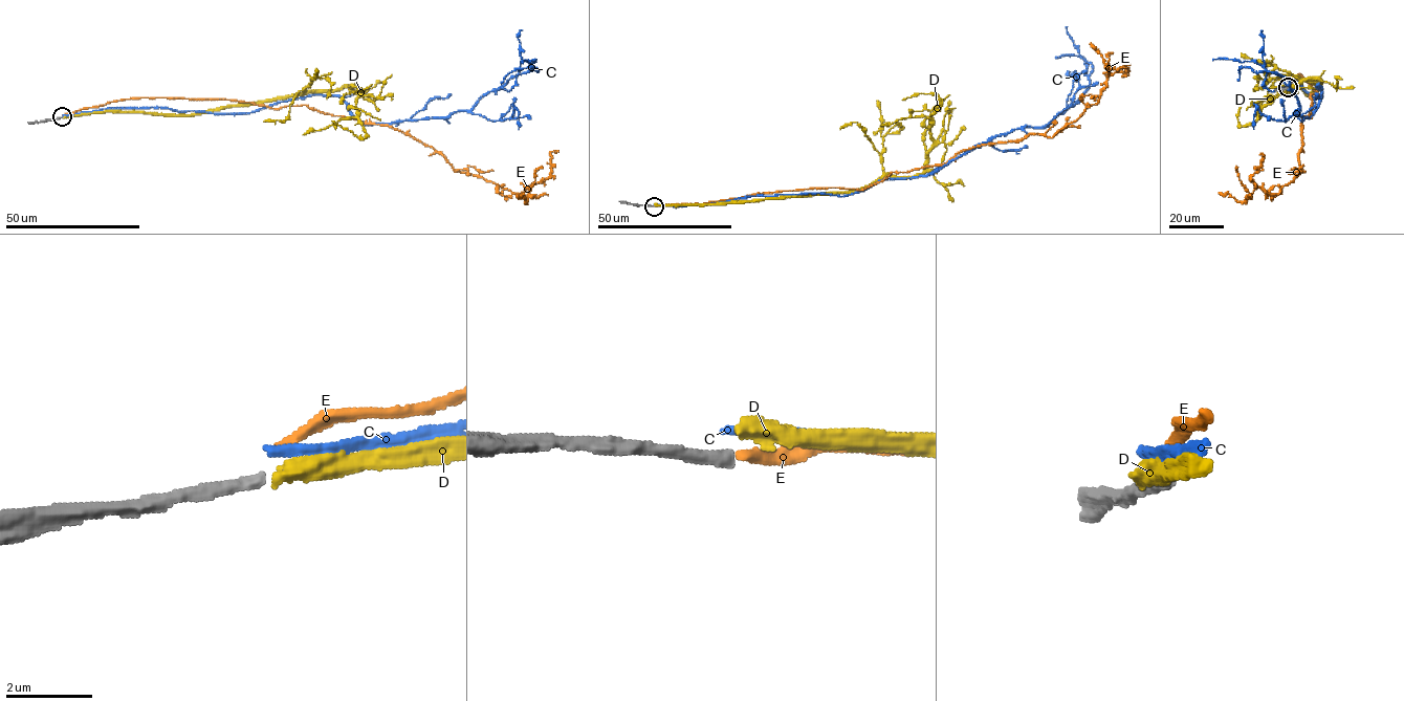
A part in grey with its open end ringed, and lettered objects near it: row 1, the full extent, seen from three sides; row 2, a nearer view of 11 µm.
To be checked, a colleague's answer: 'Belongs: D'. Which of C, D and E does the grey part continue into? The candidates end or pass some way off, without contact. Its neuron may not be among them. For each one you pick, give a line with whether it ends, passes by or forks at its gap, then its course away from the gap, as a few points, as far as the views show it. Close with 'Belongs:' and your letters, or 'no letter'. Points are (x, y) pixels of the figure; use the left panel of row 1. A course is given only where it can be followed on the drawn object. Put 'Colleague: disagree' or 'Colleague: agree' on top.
Colleague: disagree
Belongs: no letter

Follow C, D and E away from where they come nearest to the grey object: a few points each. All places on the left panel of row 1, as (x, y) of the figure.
C: (62, 115), (242, 113), (331, 95), (360, 121), (390, 124), (469, 111), (539, 70), (516, 68), (501, 83)
D: (63, 116), (135, 111), (195, 114), (349, 87), (358, 95), (357, 117), (365, 137), (332, 121)
E: (62, 115), (137, 97), (305, 105), (408, 133), (455, 170), (517, 193), (548, 177), (551, 152), (558, 152)

